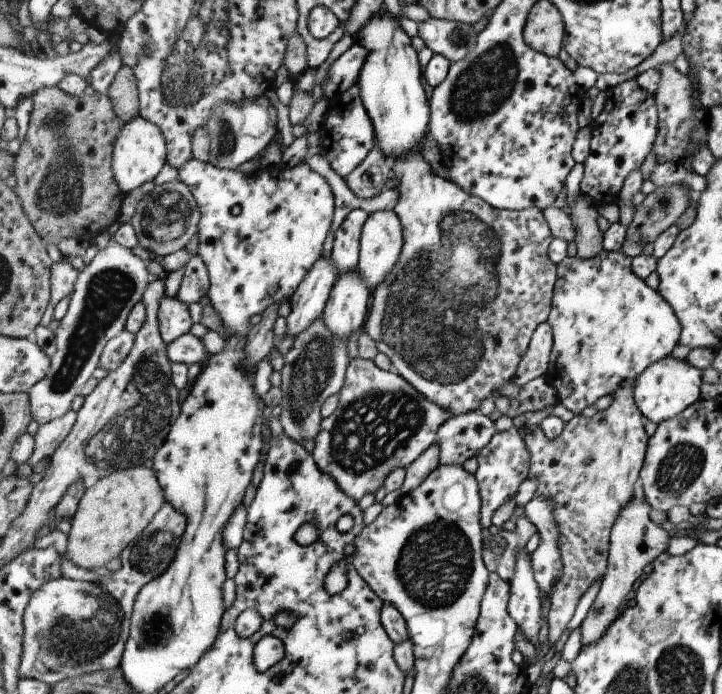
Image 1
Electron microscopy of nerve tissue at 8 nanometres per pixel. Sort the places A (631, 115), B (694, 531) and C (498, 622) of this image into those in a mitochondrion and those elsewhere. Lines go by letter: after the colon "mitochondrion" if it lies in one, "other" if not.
A: other
B: other
C: other

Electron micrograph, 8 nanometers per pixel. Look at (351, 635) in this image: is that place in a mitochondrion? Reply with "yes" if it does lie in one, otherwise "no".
no

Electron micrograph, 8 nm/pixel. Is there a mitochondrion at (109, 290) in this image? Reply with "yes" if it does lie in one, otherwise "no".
yes

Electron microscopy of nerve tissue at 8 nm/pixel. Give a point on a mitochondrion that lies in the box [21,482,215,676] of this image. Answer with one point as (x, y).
(81, 637)

